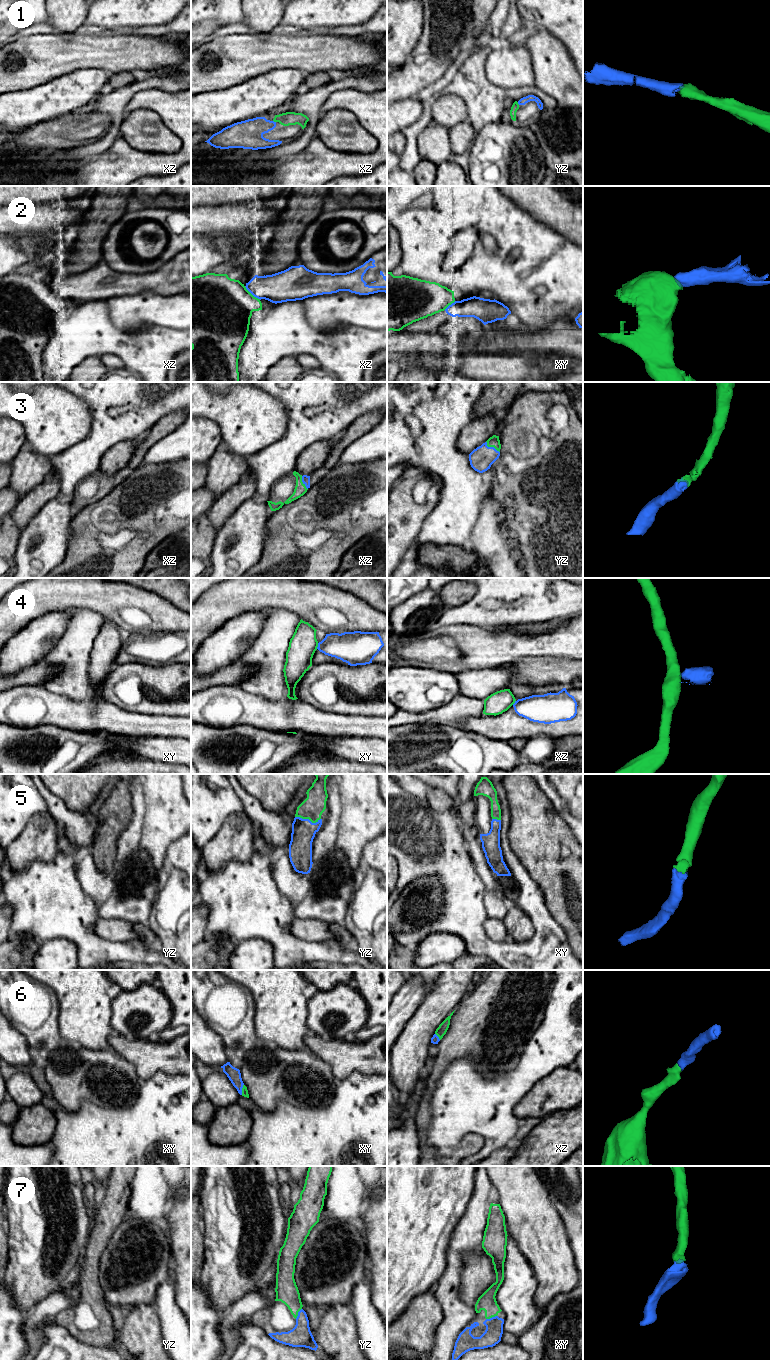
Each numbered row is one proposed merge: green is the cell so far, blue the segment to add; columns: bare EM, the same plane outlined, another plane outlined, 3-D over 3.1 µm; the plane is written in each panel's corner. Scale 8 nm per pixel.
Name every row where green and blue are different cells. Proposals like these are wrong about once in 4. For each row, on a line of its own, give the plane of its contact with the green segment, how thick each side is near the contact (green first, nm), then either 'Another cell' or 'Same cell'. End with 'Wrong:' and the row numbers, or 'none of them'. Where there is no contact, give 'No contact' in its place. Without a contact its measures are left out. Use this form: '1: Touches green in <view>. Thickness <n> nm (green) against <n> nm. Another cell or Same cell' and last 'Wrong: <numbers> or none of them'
1: Touches green in xz. Thickness 110 nm (green) against 240 nm. Same cell
2: Touches green in xz. Thickness 460 nm (green) against 240 nm. Another cell
3: Touches green in yz. Thickness 90 nm (green) against 190 nm. Same cell
4: Touches green in xy. Thickness 220 nm (green) against 240 nm. Another cell
5: Touches green in yz. Thickness 180 nm (green) against 190 nm. Same cell
6: Touches green in xy. Thickness 50 nm (green) against 110 nm. Same cell
7: Touches green in xy. Thickness 140 nm (green) against 140 nm. Same cell
Wrong: 2, 4

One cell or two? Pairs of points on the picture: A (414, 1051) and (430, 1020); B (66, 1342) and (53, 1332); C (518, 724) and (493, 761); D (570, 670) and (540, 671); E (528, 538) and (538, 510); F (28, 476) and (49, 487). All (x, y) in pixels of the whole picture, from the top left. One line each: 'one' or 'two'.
A: one
B: one
C: two
D: one
E: one
F: two

